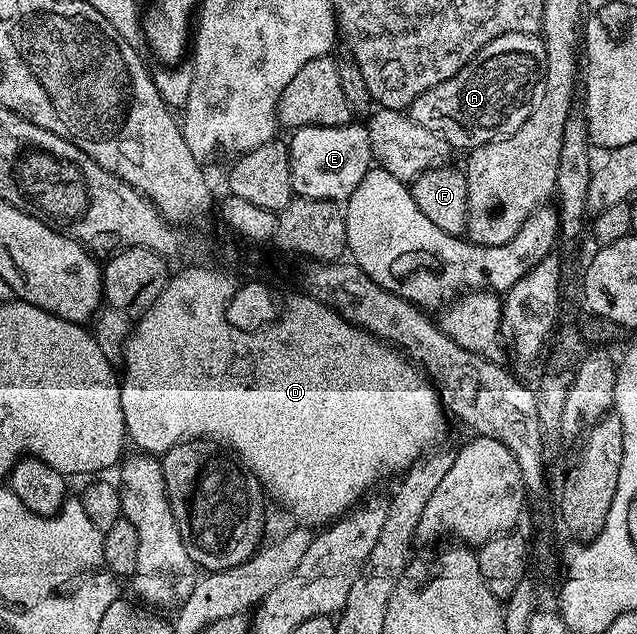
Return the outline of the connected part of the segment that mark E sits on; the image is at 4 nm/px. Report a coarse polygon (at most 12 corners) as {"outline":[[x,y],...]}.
{"outline":[[368,126],[299,127],[294,196],[344,204],[375,160]]}

